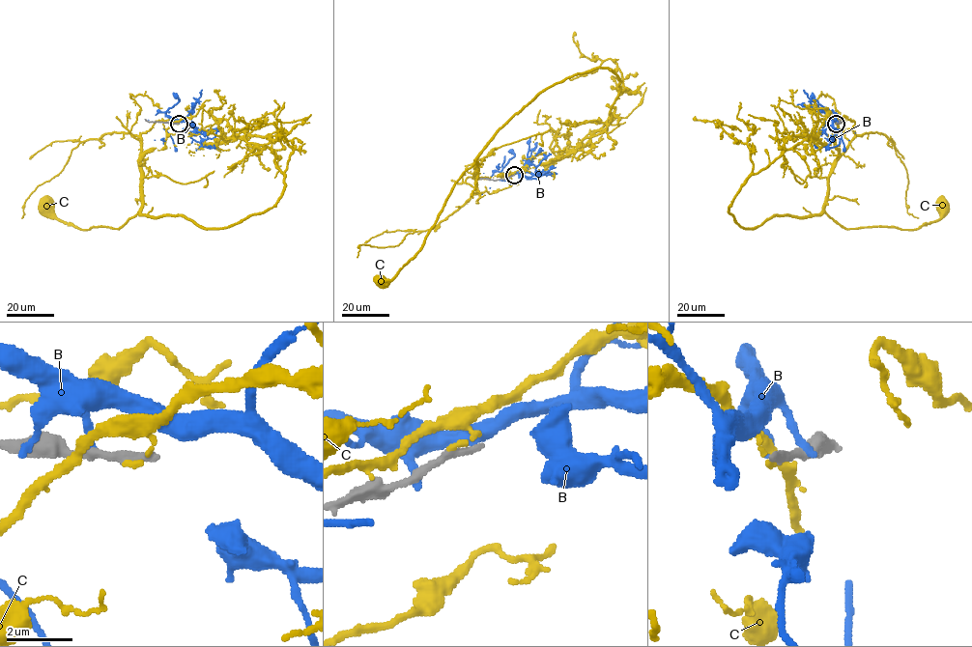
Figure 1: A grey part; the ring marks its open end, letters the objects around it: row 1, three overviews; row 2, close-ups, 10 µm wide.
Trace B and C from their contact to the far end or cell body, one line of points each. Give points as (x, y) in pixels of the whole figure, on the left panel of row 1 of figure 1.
B: (174, 123), (180, 120), (196, 128), (216, 131), (213, 138), (200, 142), (207, 147), (214, 145)
C: (177, 124), (166, 130), (164, 147), (152, 148), (141, 160), (140, 210), (120, 228), (79, 229), (45, 208)

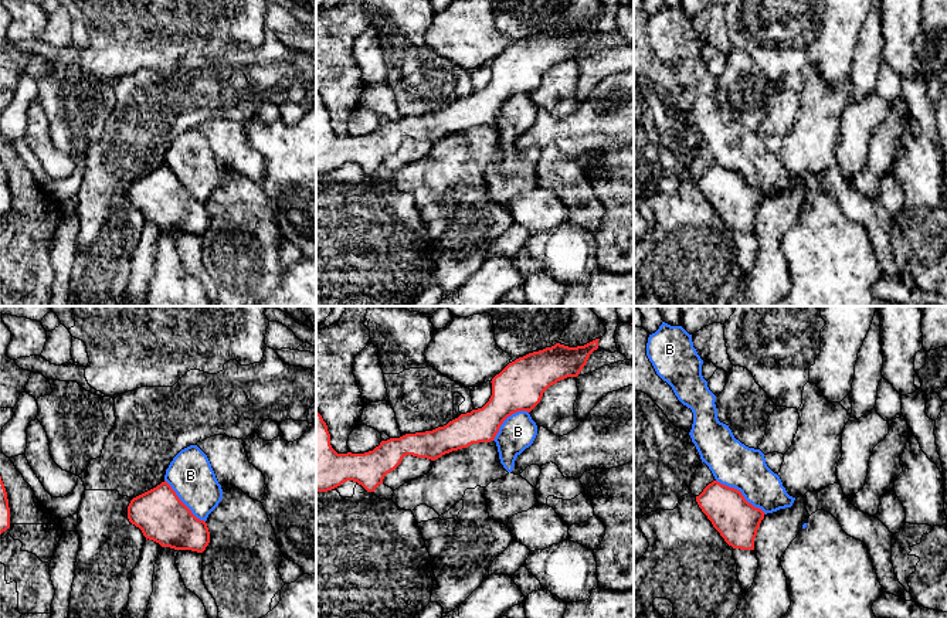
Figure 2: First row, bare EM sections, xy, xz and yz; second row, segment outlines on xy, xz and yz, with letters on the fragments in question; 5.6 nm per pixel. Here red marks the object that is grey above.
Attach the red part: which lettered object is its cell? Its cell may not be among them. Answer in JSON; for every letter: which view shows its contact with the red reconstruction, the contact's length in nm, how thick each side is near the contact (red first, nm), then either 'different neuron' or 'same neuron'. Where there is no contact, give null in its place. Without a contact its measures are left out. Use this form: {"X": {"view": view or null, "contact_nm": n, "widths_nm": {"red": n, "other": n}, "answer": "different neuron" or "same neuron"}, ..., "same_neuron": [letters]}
{"B": {"view": "yz", "contact_nm": 340, "widths_nm": {"red": 240, "other": 260}, "answer": "different neuron"}, "C": {"view": null, "answer": "different neuron"}, "same_neuron": []}

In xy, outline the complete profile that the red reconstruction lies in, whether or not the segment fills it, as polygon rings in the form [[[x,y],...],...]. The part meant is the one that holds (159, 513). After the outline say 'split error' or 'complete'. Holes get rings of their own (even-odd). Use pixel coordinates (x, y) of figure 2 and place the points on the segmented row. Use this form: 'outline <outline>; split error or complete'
outline [[[166,481],[133,498],[128,506],[128,519],[142,530],[146,540],[153,540],[162,547],[203,553],[210,543],[207,523],[191,513]]]; complete

